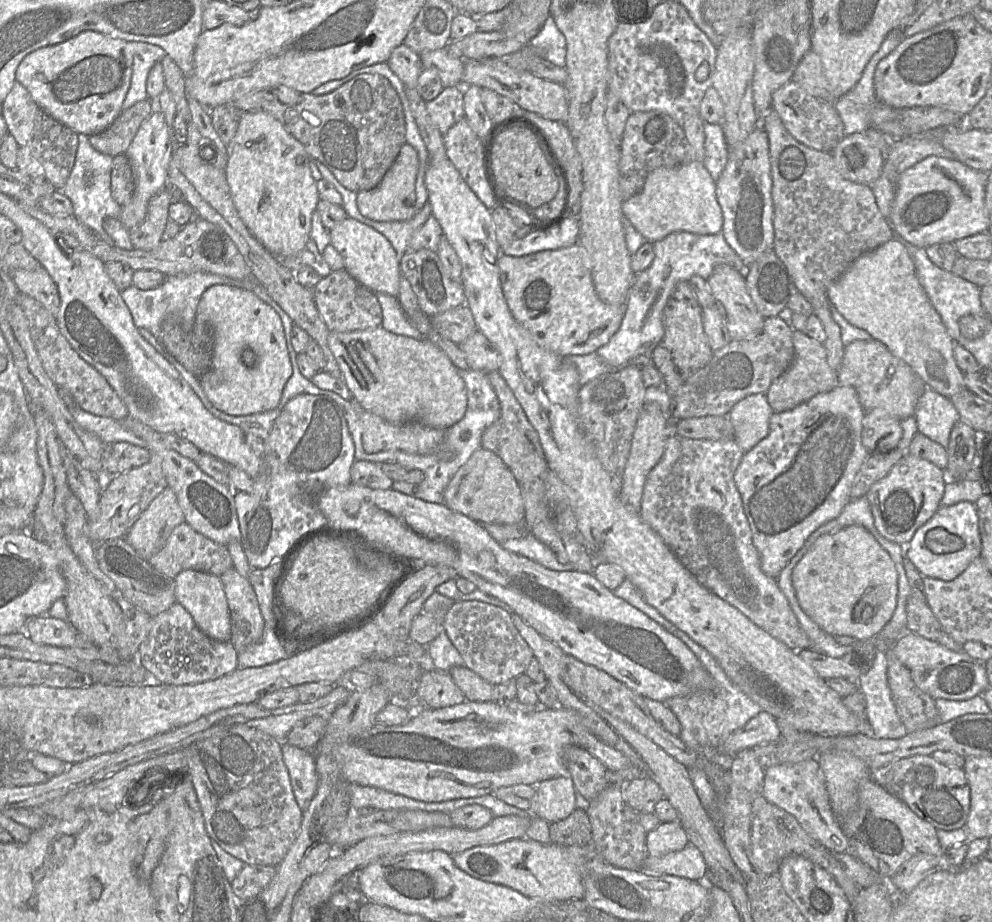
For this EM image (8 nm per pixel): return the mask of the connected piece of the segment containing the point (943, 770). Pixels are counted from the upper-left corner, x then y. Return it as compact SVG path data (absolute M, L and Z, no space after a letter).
M913 755L872 770L871 778L936 829L956 830L967 822L971 793L963 768L941 764L932 755Z

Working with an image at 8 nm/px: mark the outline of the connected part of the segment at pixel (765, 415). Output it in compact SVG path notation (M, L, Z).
M751 394L732 407L728 417L733 426L733 439L744 453L768 435L773 413L765 394Z

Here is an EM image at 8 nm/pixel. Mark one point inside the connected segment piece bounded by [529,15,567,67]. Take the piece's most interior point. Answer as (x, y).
(550, 43)

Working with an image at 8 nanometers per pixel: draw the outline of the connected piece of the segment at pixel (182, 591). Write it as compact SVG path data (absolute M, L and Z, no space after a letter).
M188 569L180 572L174 581L176 602L188 611L197 627L216 641L230 641L230 612L221 579L206 572Z

